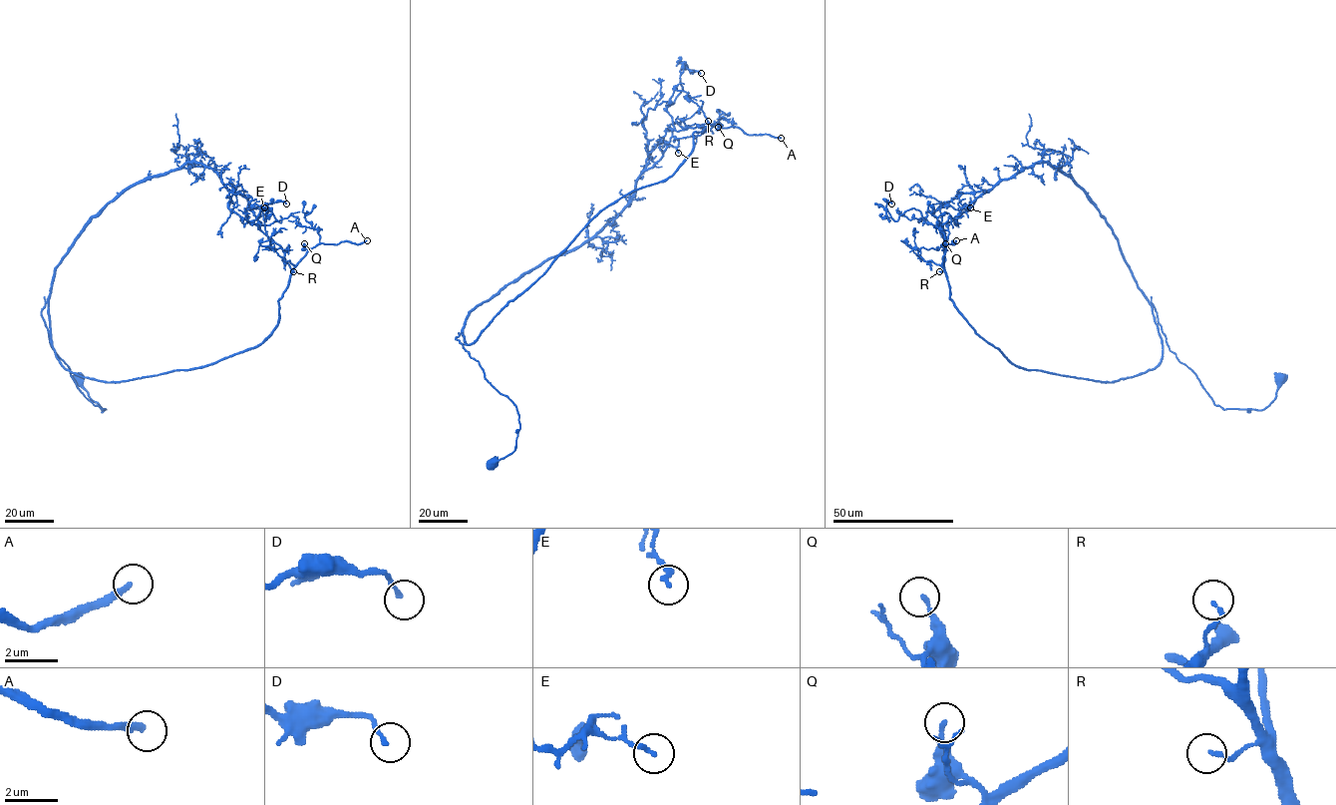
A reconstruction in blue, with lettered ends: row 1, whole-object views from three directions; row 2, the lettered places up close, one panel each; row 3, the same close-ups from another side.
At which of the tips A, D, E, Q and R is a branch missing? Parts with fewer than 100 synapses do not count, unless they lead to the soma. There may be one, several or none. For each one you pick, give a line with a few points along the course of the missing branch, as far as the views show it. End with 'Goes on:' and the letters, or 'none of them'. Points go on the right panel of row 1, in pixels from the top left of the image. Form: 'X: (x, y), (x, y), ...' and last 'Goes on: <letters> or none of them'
A: (956, 240), (933, 236), (936, 215), (899, 188), (878, 193), (881, 206), (892, 204)
Goes on: A

